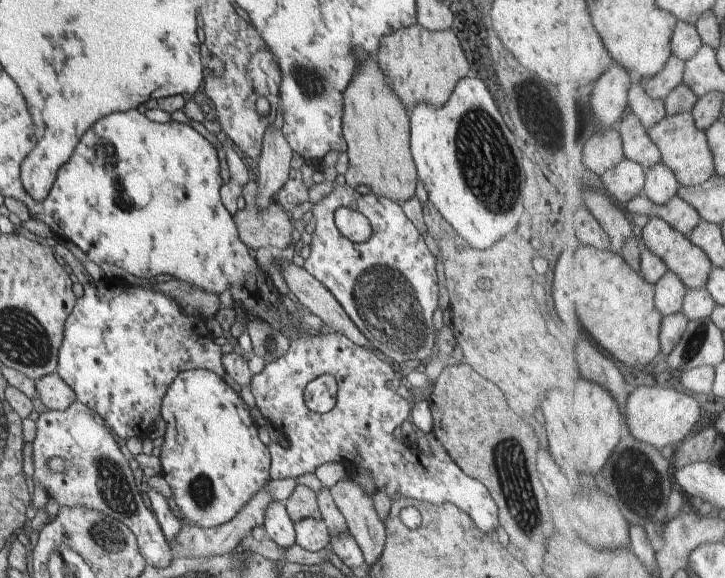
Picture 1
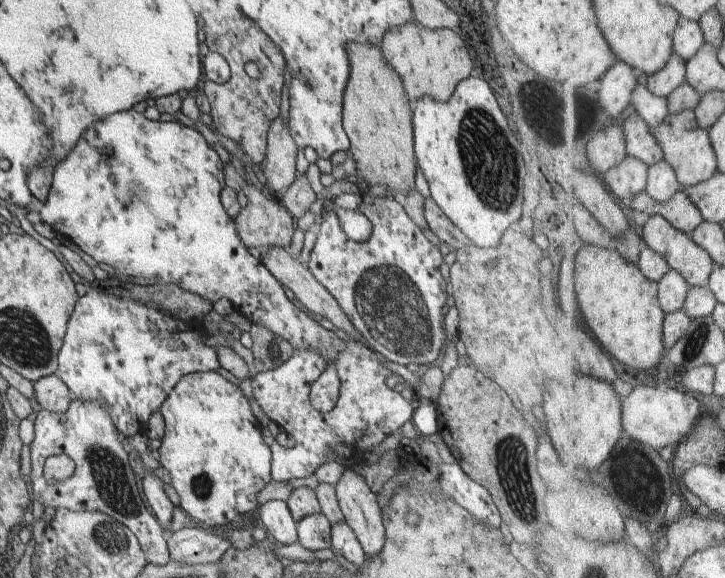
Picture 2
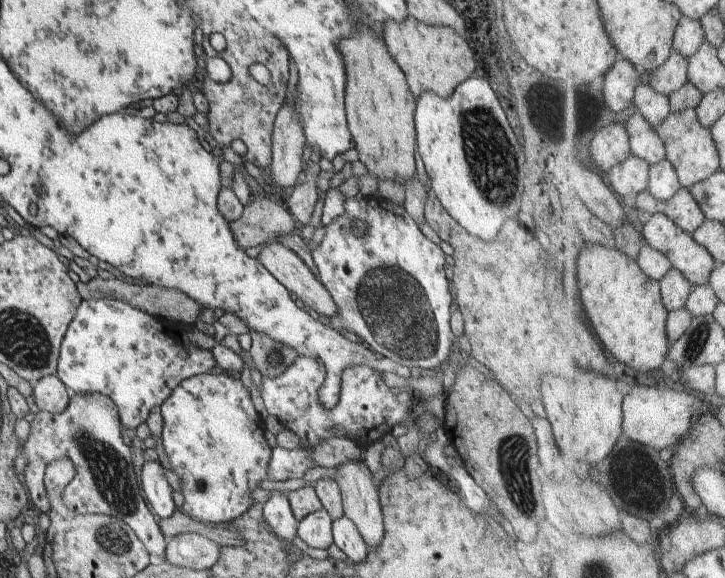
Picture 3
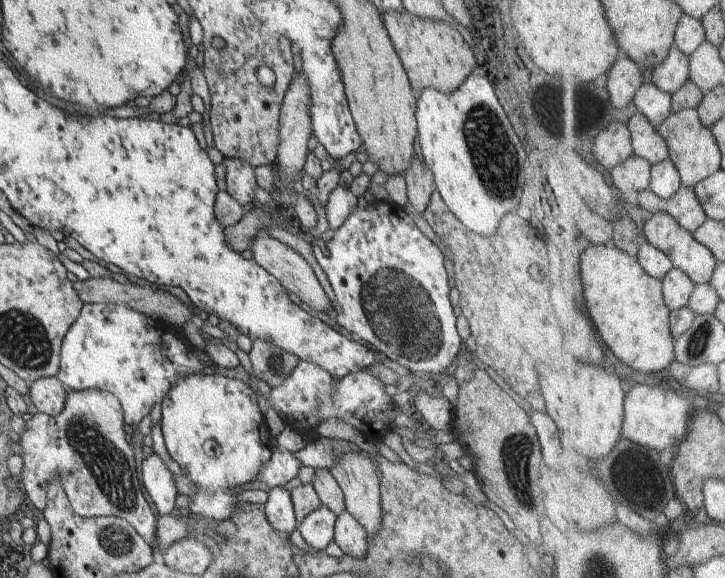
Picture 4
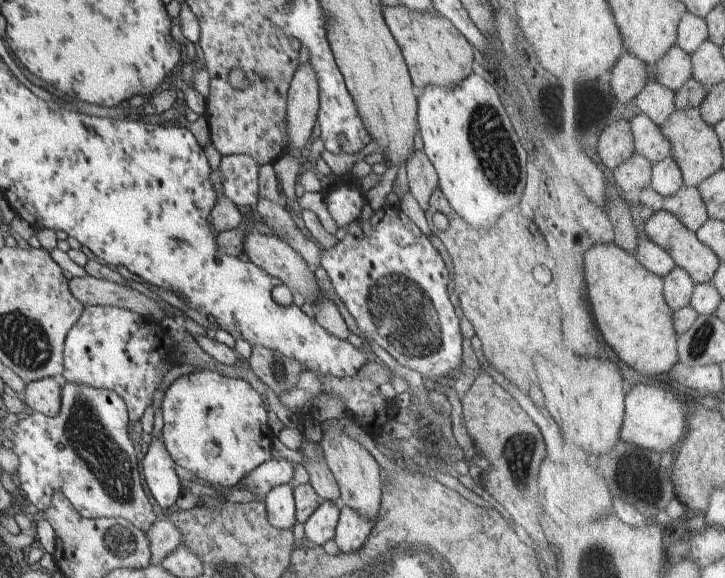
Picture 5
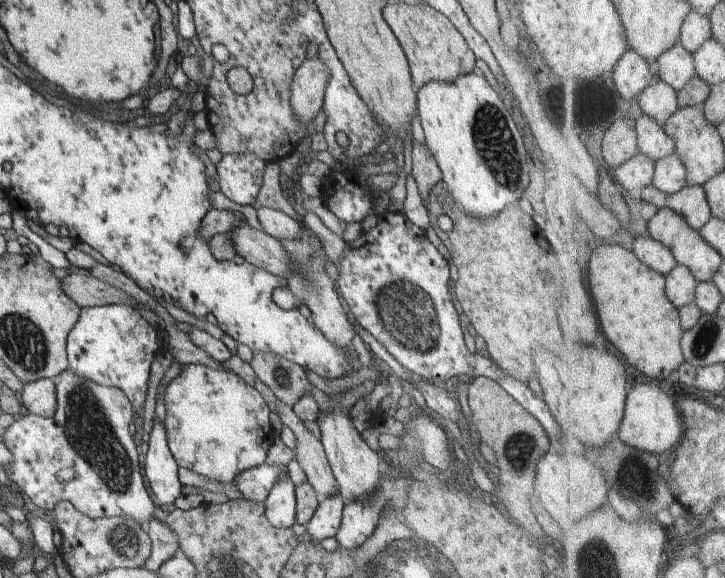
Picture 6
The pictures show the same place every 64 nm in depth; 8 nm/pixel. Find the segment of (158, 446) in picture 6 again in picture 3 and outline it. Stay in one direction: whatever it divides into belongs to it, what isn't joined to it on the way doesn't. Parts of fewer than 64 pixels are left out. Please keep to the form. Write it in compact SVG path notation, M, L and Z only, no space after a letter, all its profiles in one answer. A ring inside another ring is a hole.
M151 459L143 464L140 480L152 512L158 514L161 519L174 514L176 506L172 499L173 489L164 475L164 467L158 460Z

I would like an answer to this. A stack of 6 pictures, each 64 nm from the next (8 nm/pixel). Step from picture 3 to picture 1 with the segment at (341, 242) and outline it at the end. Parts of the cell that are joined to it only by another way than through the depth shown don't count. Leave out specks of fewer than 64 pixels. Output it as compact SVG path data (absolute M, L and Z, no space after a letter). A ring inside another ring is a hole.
M336 183L330 196L316 203L309 215L309 218L316 218L317 223L312 234L310 256L305 260L305 269L334 295L346 314L371 342L374 350L384 359L396 367L402 367L407 360L429 361L437 350L437 330L432 323L432 315L440 300L437 259L428 249L422 233L404 214L401 205L374 193L361 195L346 184ZM338 207L354 209L368 218L372 234L366 242L352 242L338 230L334 216Z

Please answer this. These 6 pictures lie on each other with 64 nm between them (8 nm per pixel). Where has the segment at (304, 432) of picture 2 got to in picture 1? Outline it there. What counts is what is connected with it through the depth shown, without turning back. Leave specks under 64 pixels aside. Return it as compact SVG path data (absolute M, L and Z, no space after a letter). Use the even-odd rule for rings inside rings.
M340 333L306 334L301 339L290 343L289 351L251 378L251 391L257 408L270 424L288 439L290 447L282 454L280 465L272 466L271 478L296 479L306 472L315 472L323 464L340 460L340 456L352 460L356 466L365 467L372 472L377 490L385 489L391 500L406 497L416 501L428 501L439 505L454 503L468 513L482 532L495 531L498 528L498 510L490 498L486 486L479 480L468 476L454 461L442 462L434 455L427 455L408 440L395 440L392 432L404 422L412 419L409 402L398 396L398 393L386 387L394 365L384 359L376 350L352 342ZM324 373L332 375L337 382L337 403L332 410L325 413L311 411L305 403L305 385Z

